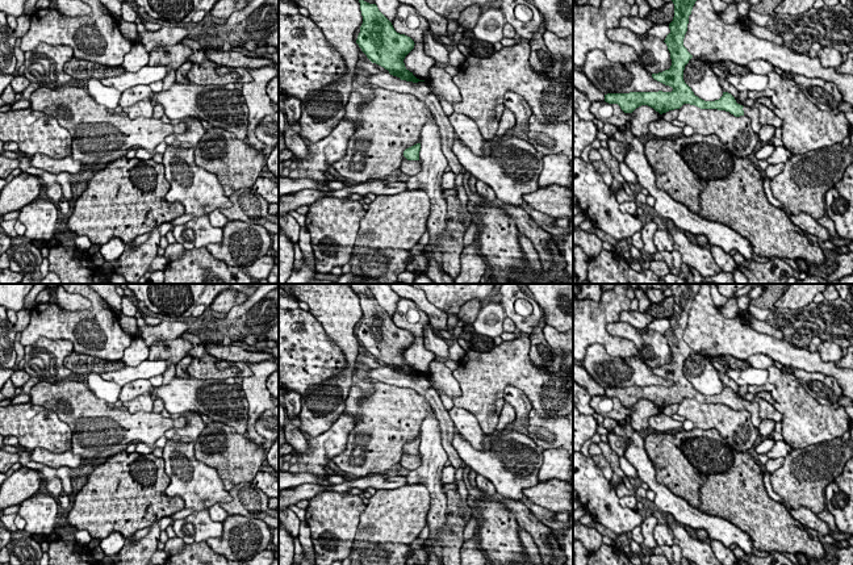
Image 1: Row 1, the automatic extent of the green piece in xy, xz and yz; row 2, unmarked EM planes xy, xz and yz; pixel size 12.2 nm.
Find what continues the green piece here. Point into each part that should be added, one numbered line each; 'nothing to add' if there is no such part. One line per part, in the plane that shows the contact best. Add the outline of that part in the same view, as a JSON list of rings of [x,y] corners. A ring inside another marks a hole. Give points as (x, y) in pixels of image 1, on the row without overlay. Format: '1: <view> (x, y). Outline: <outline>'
1: xz (412, 461). Outline: [[[406,455],[406,457],[400,461],[400,465],[405,469],[414,470],[419,468],[421,457],[418,455]]]

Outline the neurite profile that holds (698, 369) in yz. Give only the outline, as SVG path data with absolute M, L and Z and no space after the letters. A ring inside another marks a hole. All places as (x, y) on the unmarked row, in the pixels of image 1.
M691 352L683 364L683 374L695 390L704 396L715 396L723 390L720 373L715 369L711 359Z

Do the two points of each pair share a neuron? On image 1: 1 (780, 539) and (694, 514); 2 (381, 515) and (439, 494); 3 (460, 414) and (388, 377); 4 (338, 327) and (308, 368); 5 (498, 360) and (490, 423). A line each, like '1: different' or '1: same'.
1: different
2: different
3: different
4: different
5: same

